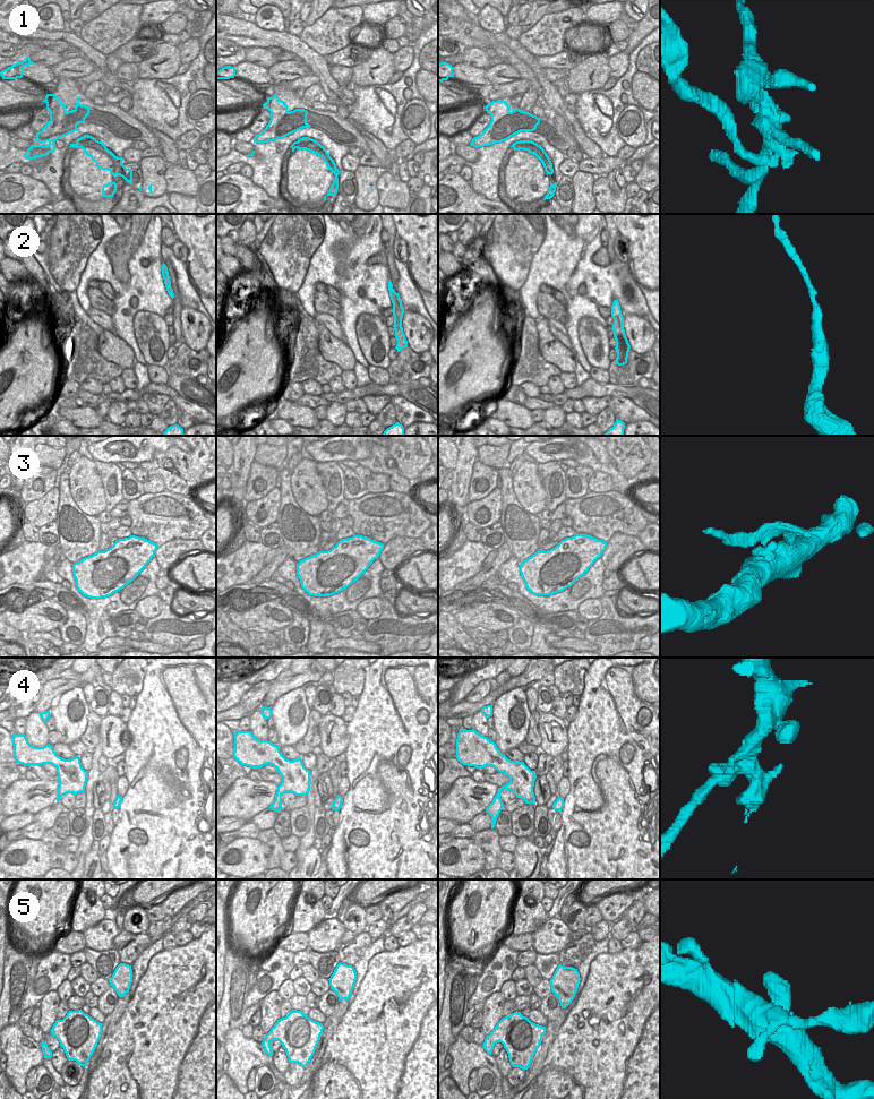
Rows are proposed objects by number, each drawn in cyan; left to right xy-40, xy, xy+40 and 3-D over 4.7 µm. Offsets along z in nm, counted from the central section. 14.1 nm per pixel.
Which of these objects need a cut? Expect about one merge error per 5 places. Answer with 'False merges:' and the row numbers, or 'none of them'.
False merges: 1

